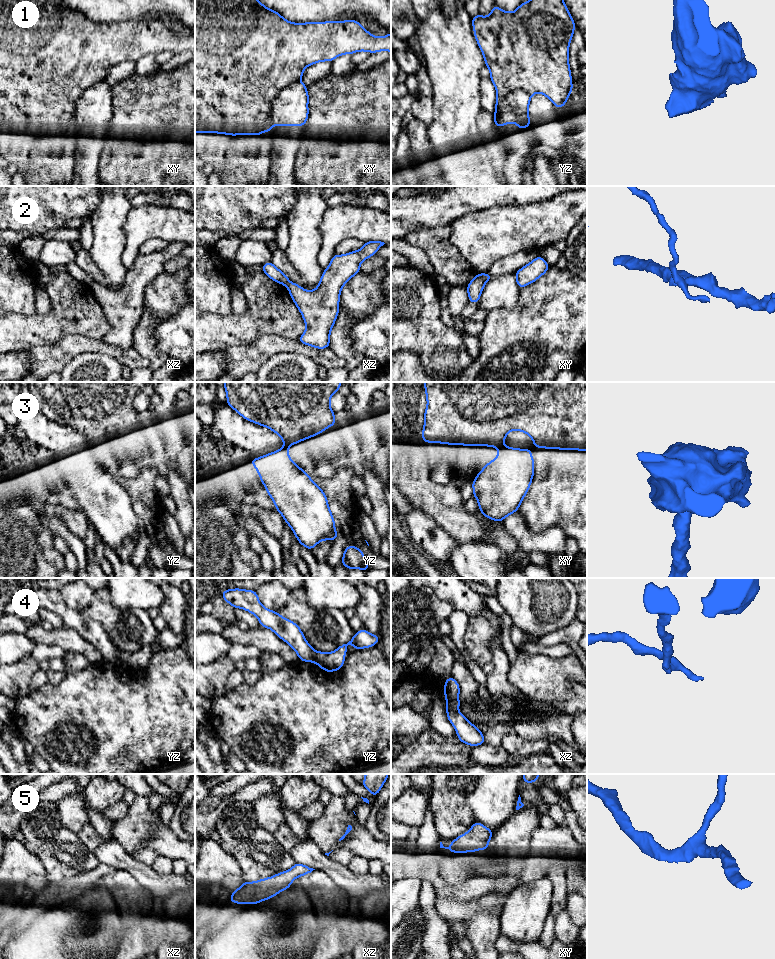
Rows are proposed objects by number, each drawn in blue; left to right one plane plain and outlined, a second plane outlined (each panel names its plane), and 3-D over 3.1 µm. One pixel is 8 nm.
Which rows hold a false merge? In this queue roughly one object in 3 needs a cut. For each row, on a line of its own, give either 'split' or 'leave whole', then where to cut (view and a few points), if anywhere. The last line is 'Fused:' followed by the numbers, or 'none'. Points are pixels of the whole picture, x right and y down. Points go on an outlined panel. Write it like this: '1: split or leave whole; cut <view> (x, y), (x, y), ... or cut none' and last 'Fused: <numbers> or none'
1: split; cut yz (528, 92), (514, 89), (505, 97), (496, 114), (497, 125)
2: split; cut xz (290, 282), (285, 285)
3: split; cut yz (284, 445), (288, 446)
4: split; cut yz (317, 651), (314, 662)
5: leave whole; cut none
Fused: 1, 2, 3, 4

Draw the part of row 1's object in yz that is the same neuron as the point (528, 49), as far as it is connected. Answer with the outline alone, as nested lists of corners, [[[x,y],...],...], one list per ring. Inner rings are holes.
[[[529,0],[510,13],[494,4],[489,16],[484,17],[480,14],[473,16],[472,25],[474,37],[482,51],[485,65],[490,70],[490,79],[497,93],[494,112],[495,128],[498,127],[496,114],[501,108],[501,102],[516,89],[525,90],[530,95],[542,93],[556,108],[565,106],[573,91],[569,66],[569,45],[576,25],[563,0]]]

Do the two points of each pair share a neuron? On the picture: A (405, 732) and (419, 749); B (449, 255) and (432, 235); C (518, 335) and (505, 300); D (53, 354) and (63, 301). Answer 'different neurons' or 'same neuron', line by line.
A: different neurons
B: same neuron
C: different neurons
D: different neurons

